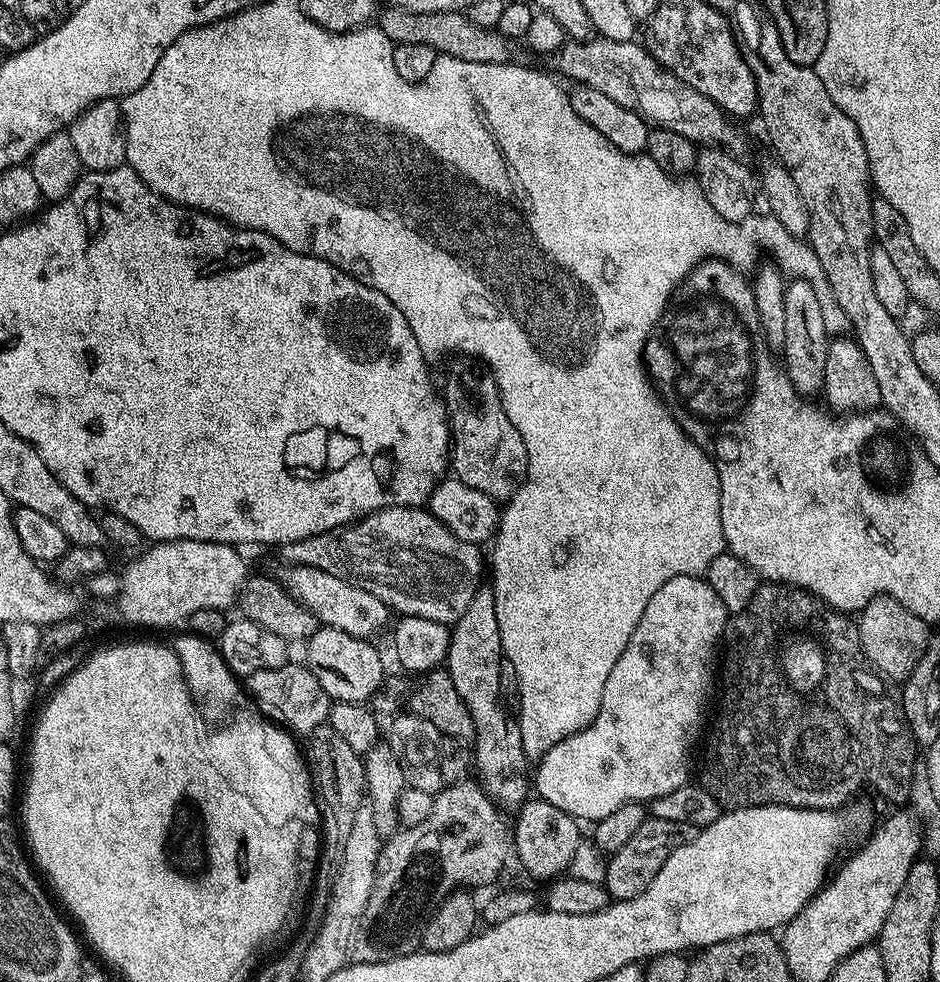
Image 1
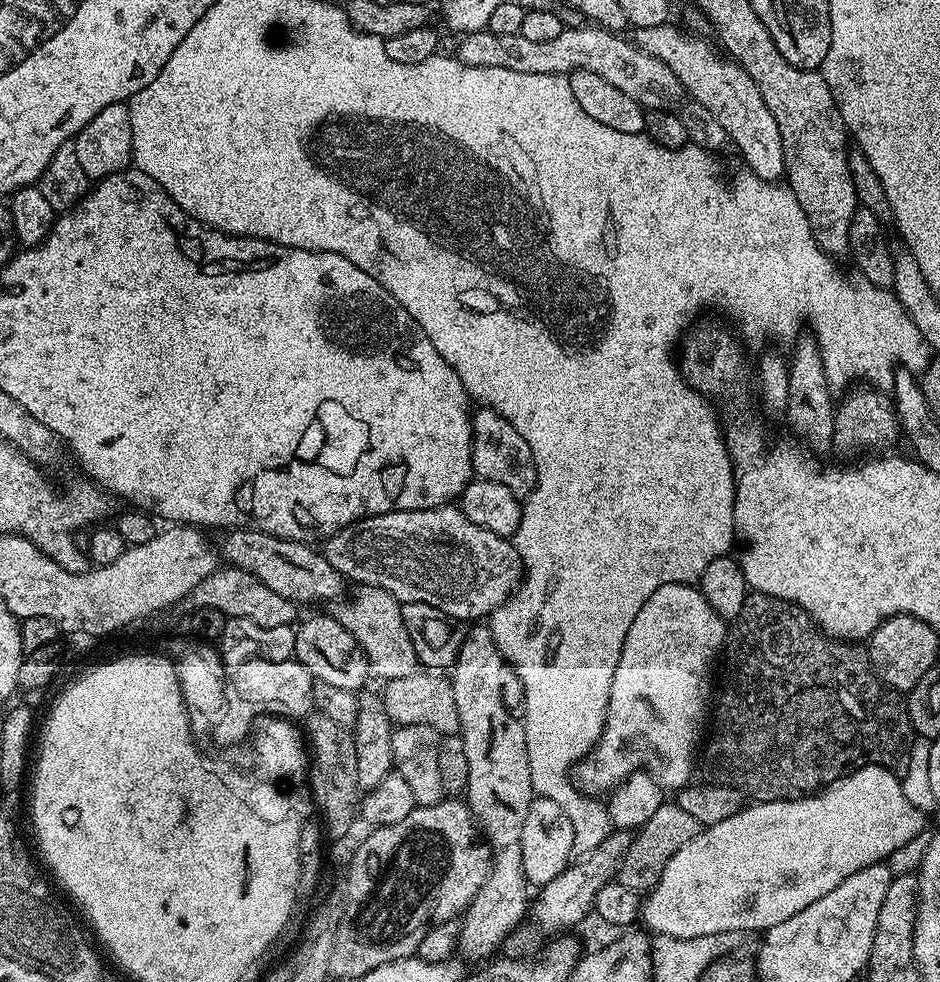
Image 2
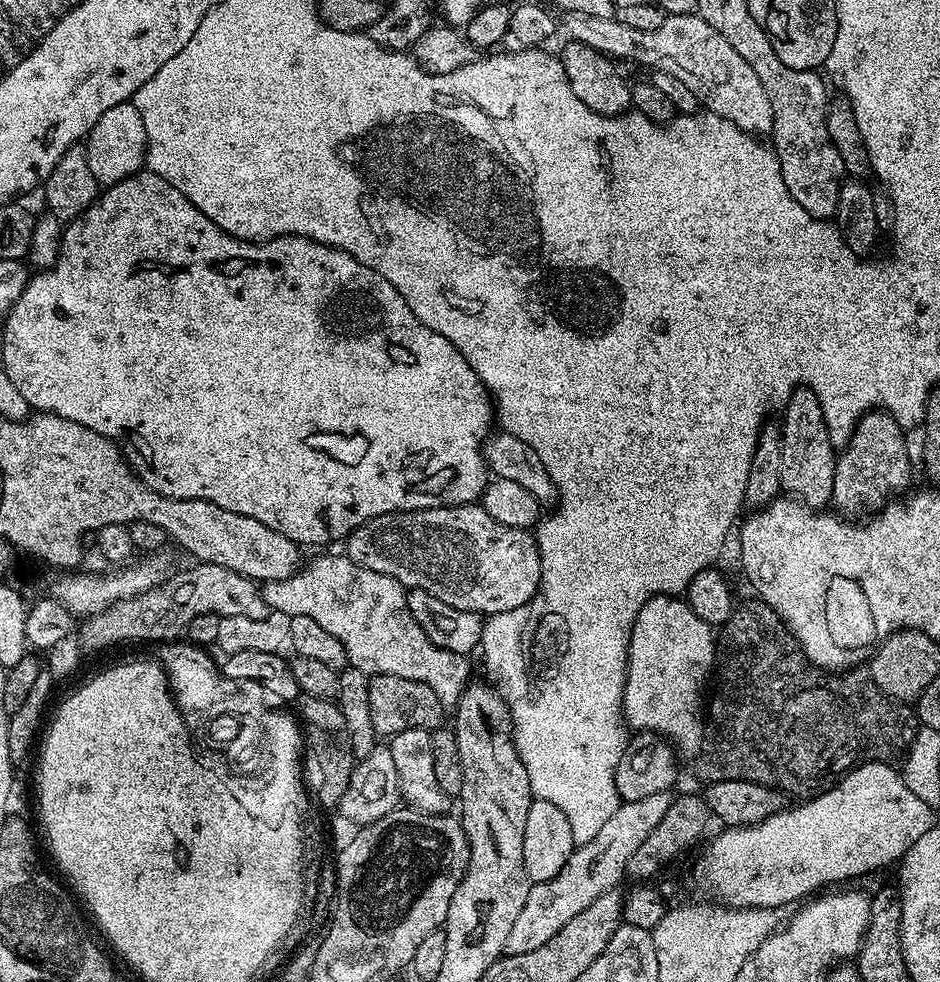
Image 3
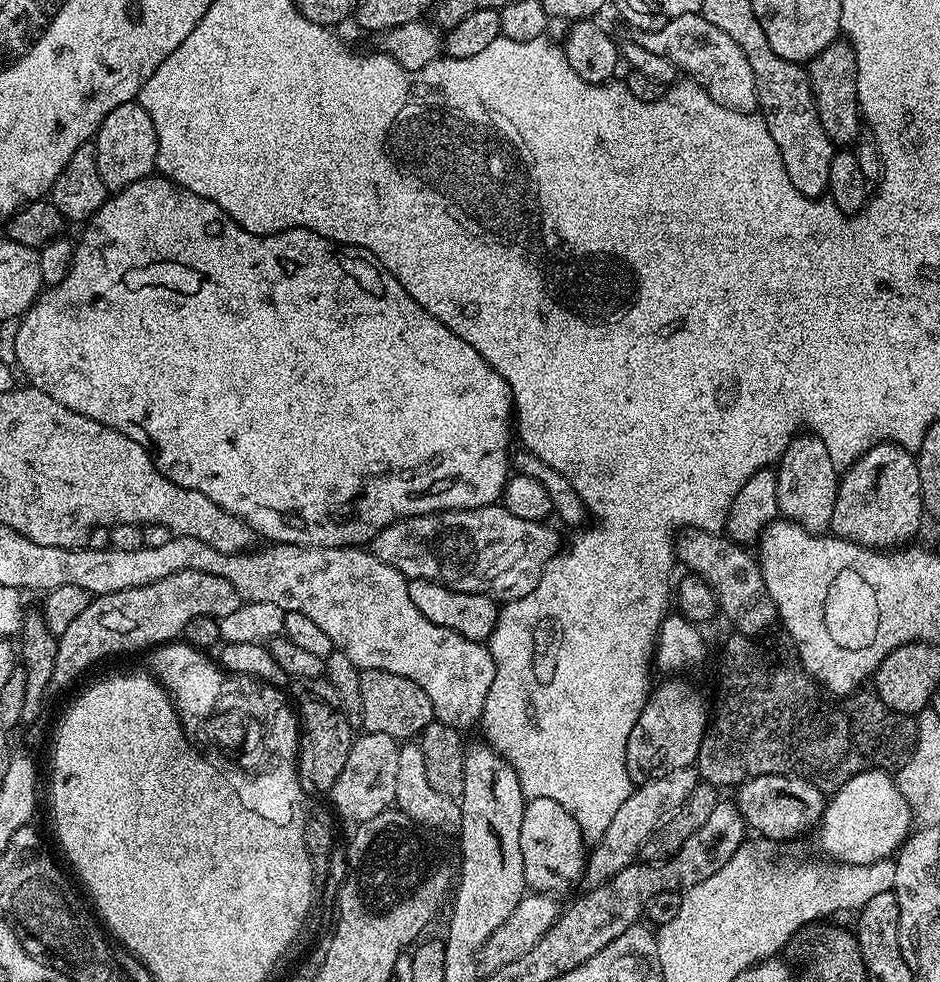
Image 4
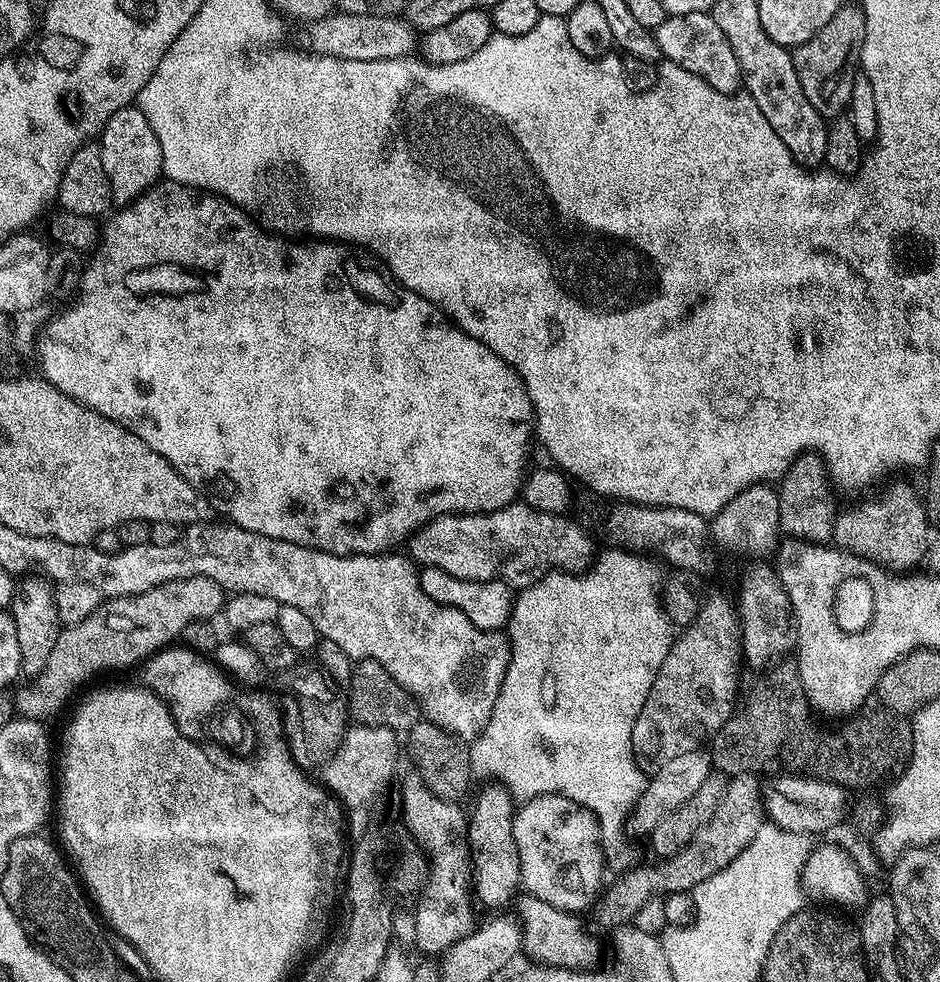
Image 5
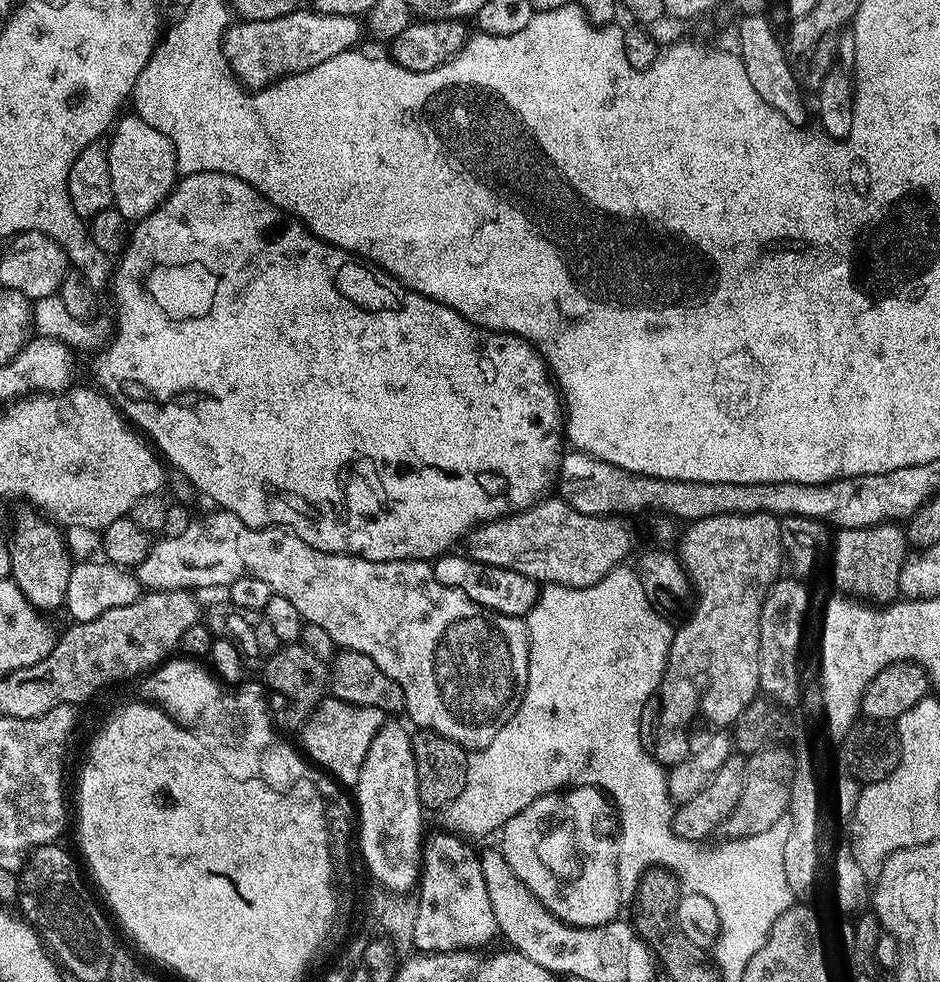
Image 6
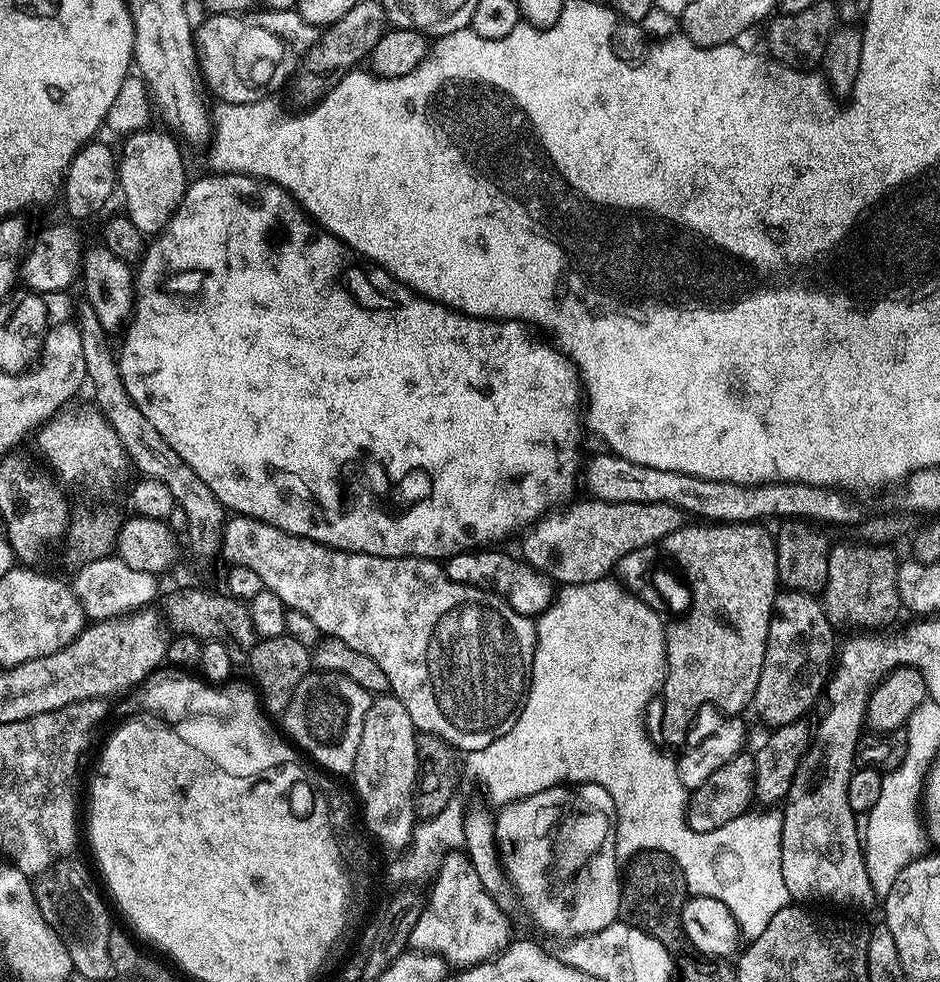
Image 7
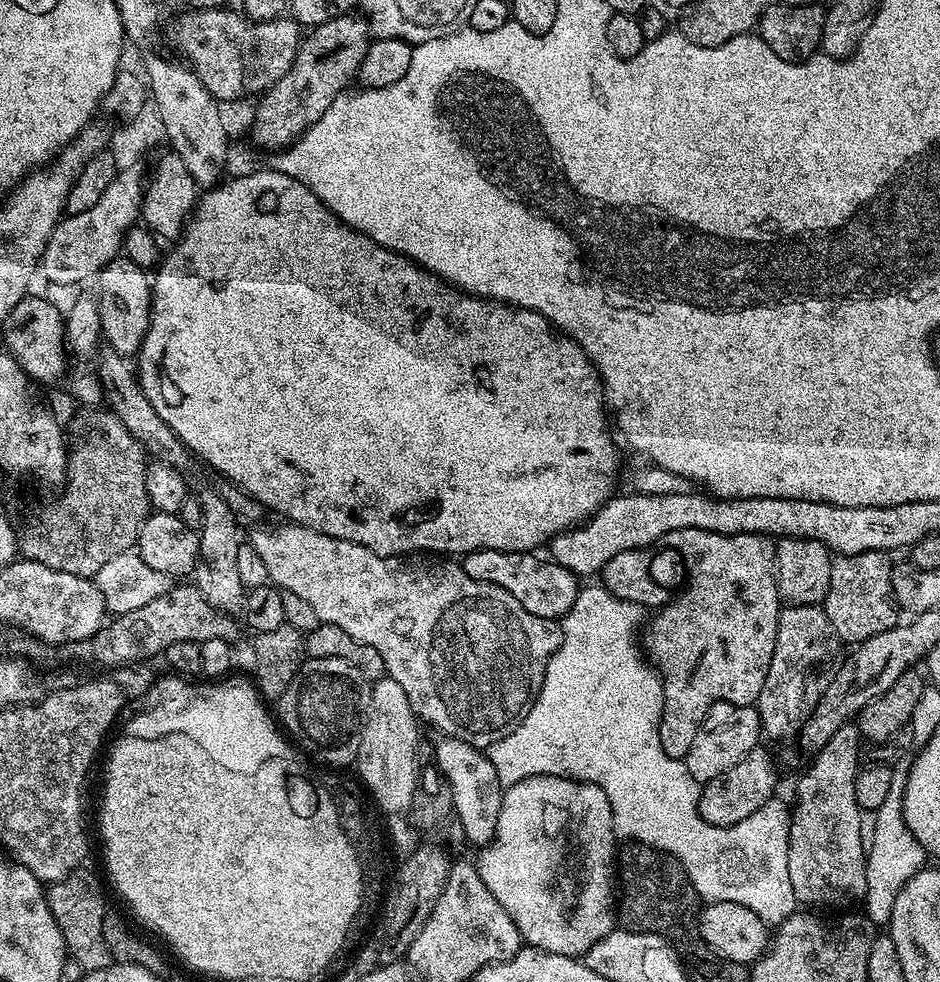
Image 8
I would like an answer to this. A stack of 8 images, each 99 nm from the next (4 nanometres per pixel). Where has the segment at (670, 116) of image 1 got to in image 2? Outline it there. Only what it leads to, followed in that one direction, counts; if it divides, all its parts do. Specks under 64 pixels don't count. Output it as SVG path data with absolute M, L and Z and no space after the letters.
M599 26L564 27L562 34L554 38L554 42L533 42L522 38L522 34L494 34L487 30L475 32L469 36L460 36L460 52L458 58L466 66L475 68L497 68L498 70L518 70L518 74L571 74L578 70L591 70L601 78L606 78L610 86L618 86L622 94L627 94L629 98L634 98L646 110L664 110L676 100L676 95L681 95L682 89L678 78L674 78L674 70L666 66L666 62L658 62L650 54L646 54L642 49L637 48L629 39L615 34L606 28Z

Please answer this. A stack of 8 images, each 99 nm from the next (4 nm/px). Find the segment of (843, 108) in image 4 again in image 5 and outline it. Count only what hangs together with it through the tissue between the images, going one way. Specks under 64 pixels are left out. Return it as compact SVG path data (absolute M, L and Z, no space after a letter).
M845 3L834 14L834 18L830 18L830 22L826 22L826 26L814 34L814 38L791 49L794 70L798 70L798 82L802 82L802 90L810 98L814 110L818 110L818 114L828 122L837 119L843 113L840 111L852 100L850 89L840 88L836 80L828 80L843 70L844 63L851 56L853 59L864 34L864 11L855 3L852 4Z

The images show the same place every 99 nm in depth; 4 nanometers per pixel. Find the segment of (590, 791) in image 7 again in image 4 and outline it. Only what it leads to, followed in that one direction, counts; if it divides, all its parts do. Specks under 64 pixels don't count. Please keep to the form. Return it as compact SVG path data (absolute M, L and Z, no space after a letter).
M528 800L520 831L524 882L536 894L561 894L581 883L586 872L586 841L578 822L558 802Z

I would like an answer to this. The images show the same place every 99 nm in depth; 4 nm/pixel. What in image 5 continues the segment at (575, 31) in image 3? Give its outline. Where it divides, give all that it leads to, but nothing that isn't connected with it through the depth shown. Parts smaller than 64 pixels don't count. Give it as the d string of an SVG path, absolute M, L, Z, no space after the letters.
M708 12L668 15L662 26L654 29L654 44L655 47L656 44L660 47L665 61L690 70L690 74L708 81L709 86L717 88L719 92L731 93L741 83L738 58L734 58L734 50L730 50L726 34L722 34L718 22L714 22L714 18Z

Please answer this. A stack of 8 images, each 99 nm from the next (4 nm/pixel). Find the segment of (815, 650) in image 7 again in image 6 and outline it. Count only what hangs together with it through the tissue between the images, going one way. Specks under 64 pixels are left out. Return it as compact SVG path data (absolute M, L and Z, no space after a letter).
M777 578L770 586L762 602L762 618L760 619L760 633L758 634L758 678L760 689L772 689L777 695L792 697L796 690L796 657L797 641L803 636L804 592L797 587L796 578Z

